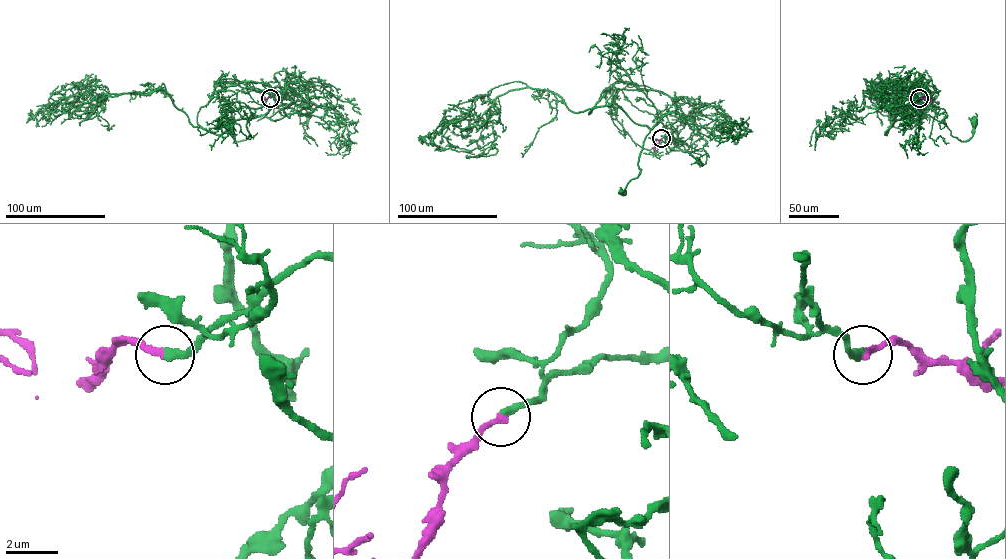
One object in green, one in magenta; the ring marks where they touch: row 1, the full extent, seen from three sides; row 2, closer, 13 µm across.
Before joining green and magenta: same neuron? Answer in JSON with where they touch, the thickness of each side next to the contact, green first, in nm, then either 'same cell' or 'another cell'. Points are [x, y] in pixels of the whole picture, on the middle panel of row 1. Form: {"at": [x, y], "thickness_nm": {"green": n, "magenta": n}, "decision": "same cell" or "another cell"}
{"at": [661, 138], "thickness_nm": {"green": 320, "magenta": 280}, "decision": "same cell"}

